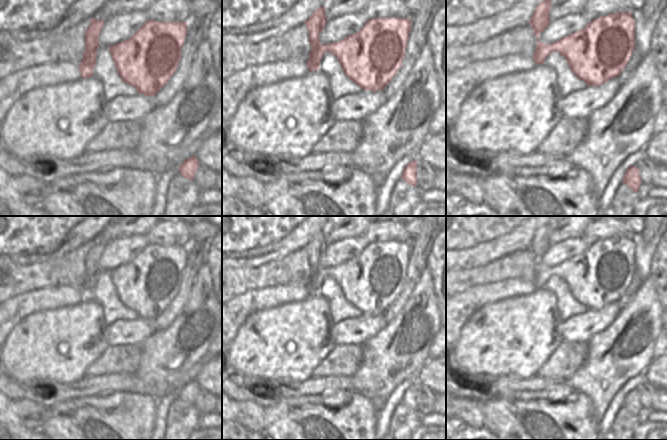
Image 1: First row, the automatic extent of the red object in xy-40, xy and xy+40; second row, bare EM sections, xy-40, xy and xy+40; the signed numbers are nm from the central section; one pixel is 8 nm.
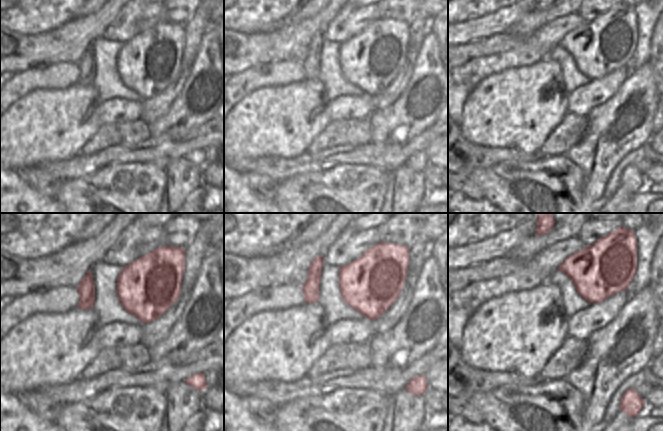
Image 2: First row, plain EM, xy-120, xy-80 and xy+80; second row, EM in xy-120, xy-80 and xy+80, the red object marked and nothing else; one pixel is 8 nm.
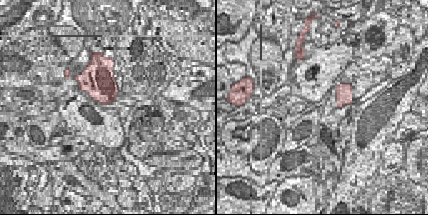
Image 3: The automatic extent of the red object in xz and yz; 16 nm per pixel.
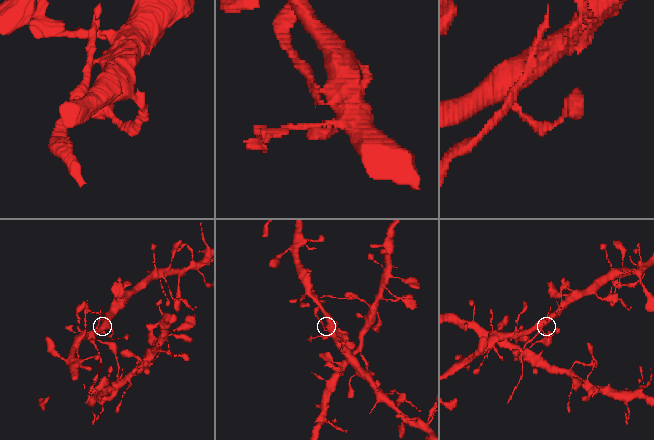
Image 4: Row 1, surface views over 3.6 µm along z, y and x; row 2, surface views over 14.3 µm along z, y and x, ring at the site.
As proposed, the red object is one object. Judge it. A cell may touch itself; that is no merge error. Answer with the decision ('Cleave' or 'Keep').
Cleave

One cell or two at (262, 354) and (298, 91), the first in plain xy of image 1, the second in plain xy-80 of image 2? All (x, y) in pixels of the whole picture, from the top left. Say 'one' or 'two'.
one

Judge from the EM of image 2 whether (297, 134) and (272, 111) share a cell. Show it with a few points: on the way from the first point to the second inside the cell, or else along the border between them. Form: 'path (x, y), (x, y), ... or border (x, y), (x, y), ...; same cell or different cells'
path (289, 134), (276, 119); same cell

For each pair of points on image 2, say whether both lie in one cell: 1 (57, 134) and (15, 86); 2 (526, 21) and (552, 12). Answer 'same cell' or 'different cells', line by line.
1: different cells
2: same cell

